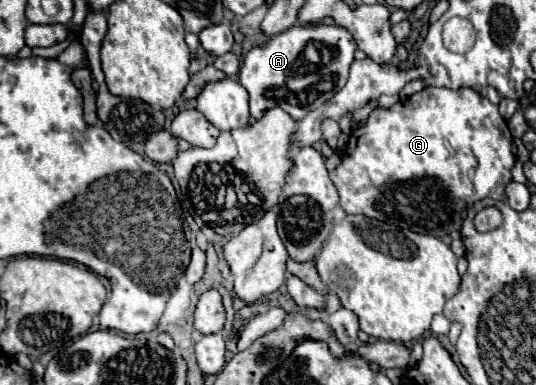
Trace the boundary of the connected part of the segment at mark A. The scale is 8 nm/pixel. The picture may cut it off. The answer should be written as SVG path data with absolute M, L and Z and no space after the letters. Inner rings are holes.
M293 26L271 40L267 40L261 46L255 46L249 50L243 58L243 66L239 70L239 82L245 86L245 90L251 96L249 108L251 108L251 118L259 120L269 108L281 106L295 122L303 120L311 110L319 108L323 102L331 100L337 90L345 86L345 80L349 78L349 66L353 62L357 44L351 38L347 28L341 26ZM309 42L321 42L325 46L337 48L333 60L327 66L319 66L315 72L301 70L299 60L303 60L305 46ZM285 88L285 90L279 90Z

